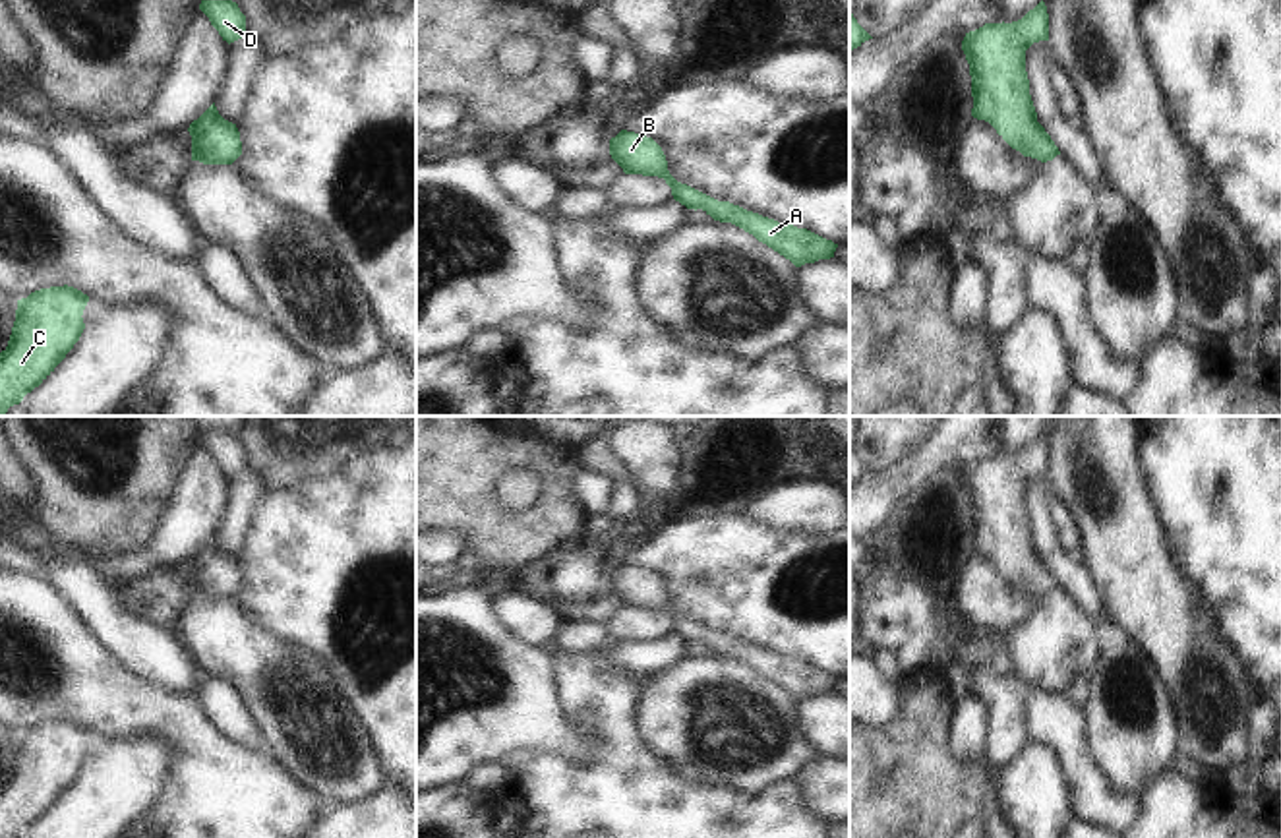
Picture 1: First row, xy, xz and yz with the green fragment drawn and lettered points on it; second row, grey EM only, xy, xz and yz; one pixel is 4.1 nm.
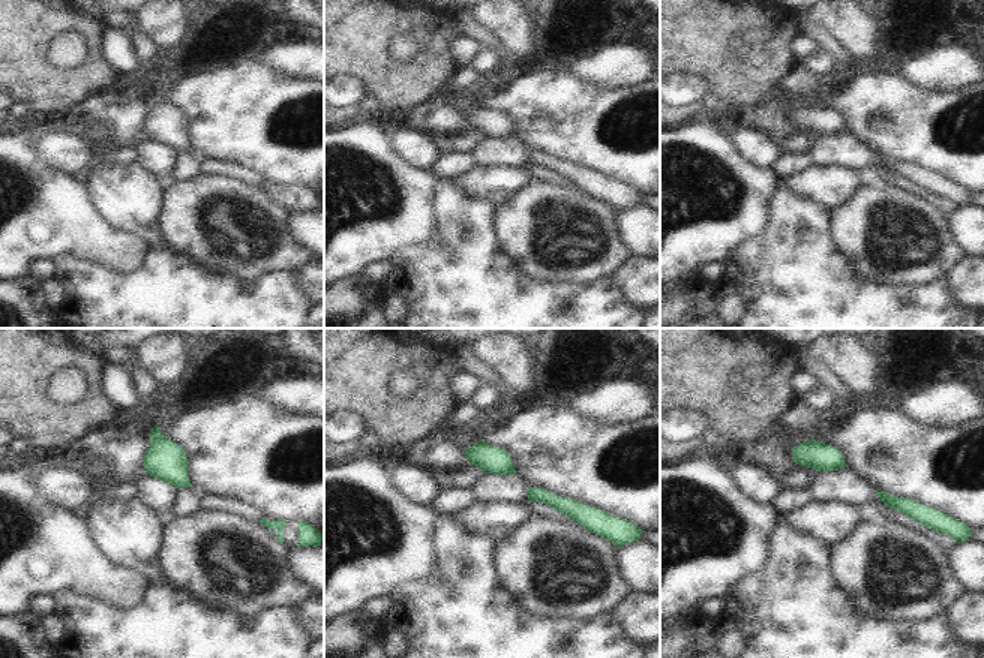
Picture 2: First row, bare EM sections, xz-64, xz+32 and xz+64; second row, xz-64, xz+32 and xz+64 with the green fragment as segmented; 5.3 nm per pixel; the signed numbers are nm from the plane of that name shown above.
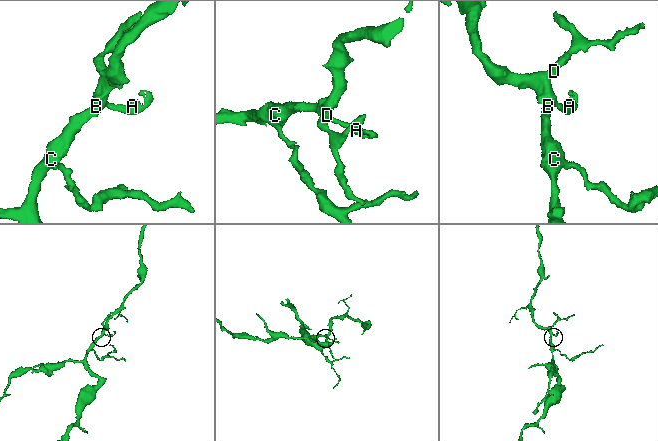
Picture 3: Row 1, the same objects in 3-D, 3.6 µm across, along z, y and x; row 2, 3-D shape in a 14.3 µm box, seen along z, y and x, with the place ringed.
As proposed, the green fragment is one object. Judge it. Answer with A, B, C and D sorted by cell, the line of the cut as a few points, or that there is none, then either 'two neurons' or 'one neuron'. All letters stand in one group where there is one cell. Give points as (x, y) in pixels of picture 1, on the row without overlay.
groups A B C D; cut none; one neuron

